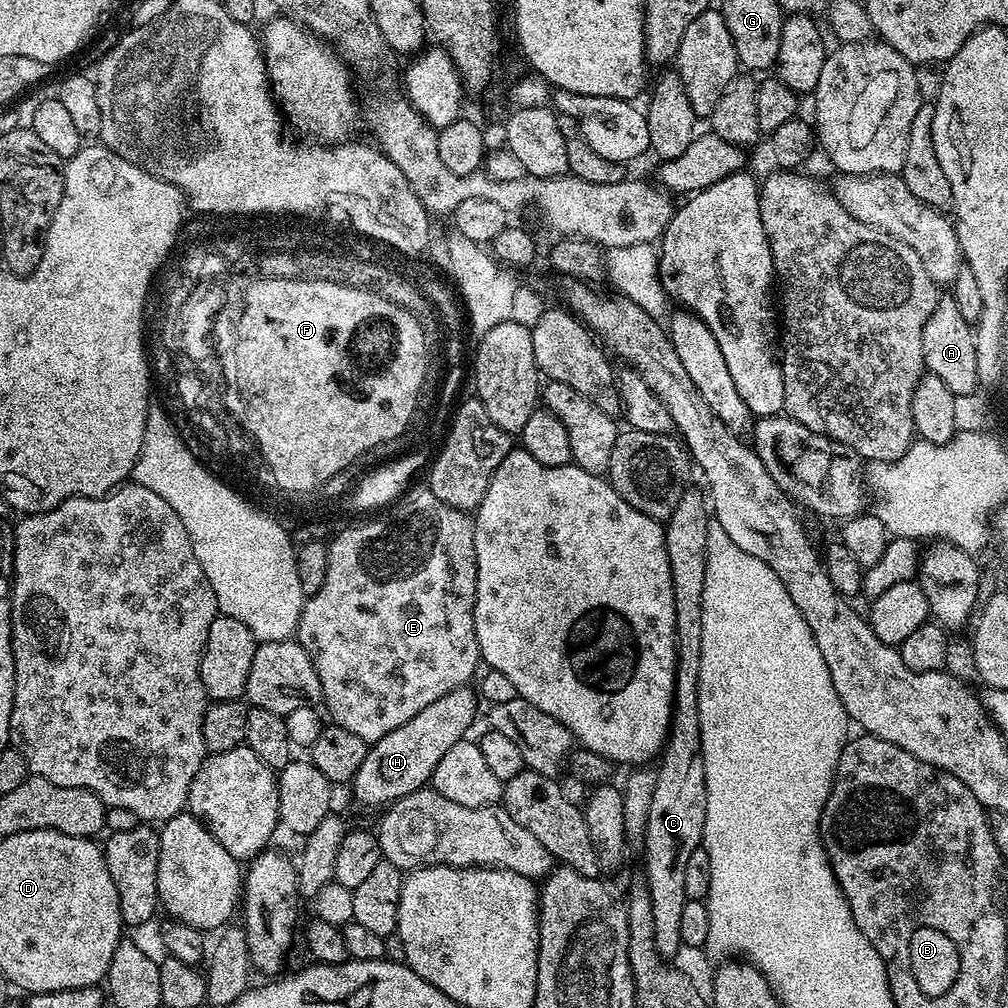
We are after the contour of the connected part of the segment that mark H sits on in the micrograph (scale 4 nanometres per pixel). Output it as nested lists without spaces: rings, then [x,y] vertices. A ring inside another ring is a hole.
[[[475,687],[455,688],[450,694],[442,694],[438,702],[430,702],[422,714],[414,714],[410,722],[398,726],[398,730],[390,730],[386,738],[371,745],[362,766],[358,766],[358,774],[350,782],[357,802],[368,808],[376,808],[379,804],[391,806],[403,796],[425,787],[432,779],[434,766],[442,762],[450,746],[471,733],[468,731],[476,720],[476,704],[478,692]]]

